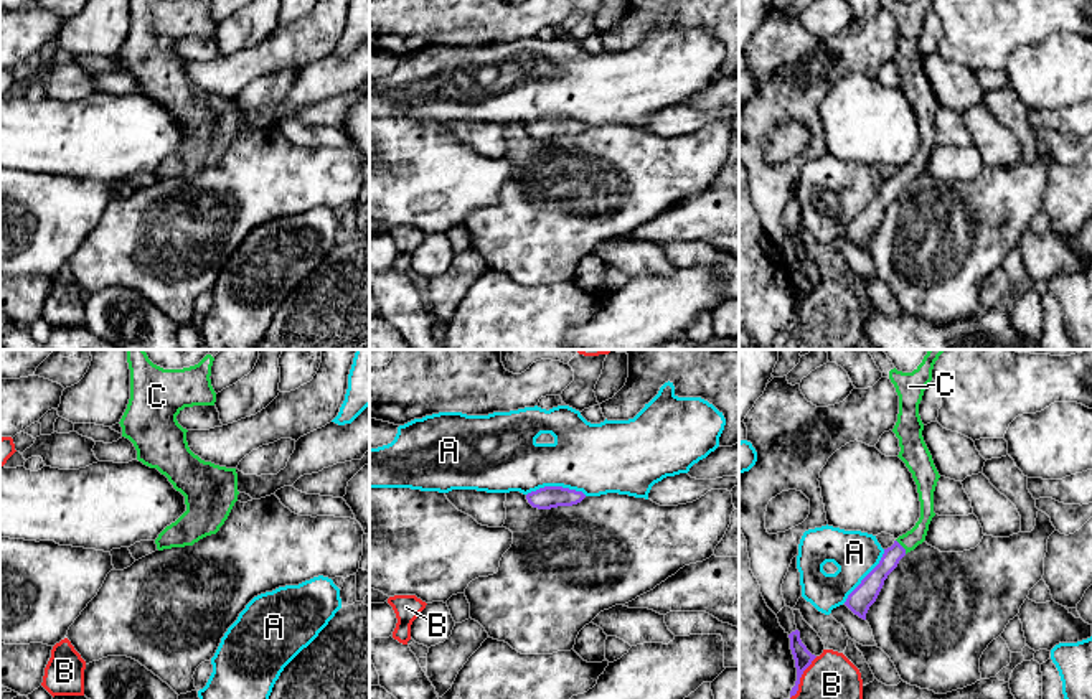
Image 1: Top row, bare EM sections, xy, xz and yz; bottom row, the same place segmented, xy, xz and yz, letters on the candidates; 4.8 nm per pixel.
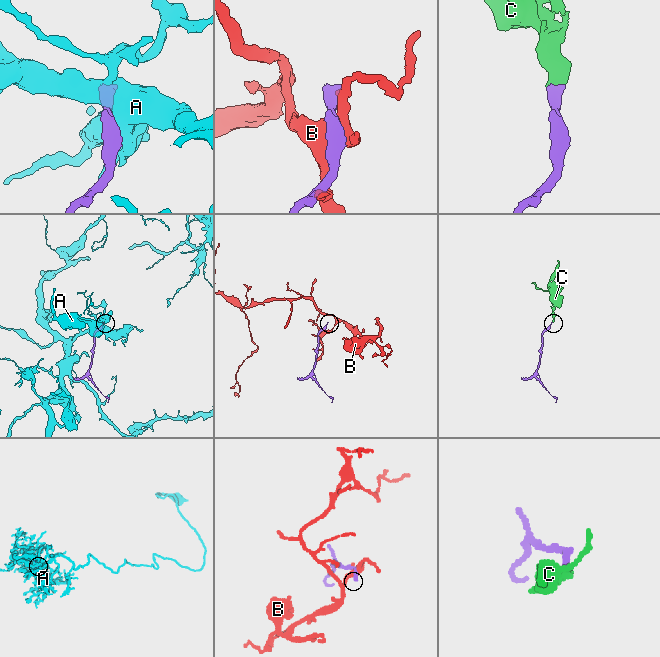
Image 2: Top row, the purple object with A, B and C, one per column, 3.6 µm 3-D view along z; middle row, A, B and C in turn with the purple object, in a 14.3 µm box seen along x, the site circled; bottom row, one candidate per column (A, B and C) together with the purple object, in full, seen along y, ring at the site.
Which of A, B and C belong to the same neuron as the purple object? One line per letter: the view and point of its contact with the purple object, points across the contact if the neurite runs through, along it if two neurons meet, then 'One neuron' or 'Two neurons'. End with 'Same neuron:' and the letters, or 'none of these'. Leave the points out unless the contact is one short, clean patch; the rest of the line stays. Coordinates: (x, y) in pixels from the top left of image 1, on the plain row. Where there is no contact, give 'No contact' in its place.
A: Touches purple at xz (556, 117). Two neurons
B: Touches purple at yz (797, 319). Two neurons
C: Touches purple at yz (901, 177). Path across: yz (871, 215), (901, 177), (911, 170). One neuron
Same neuron: C

